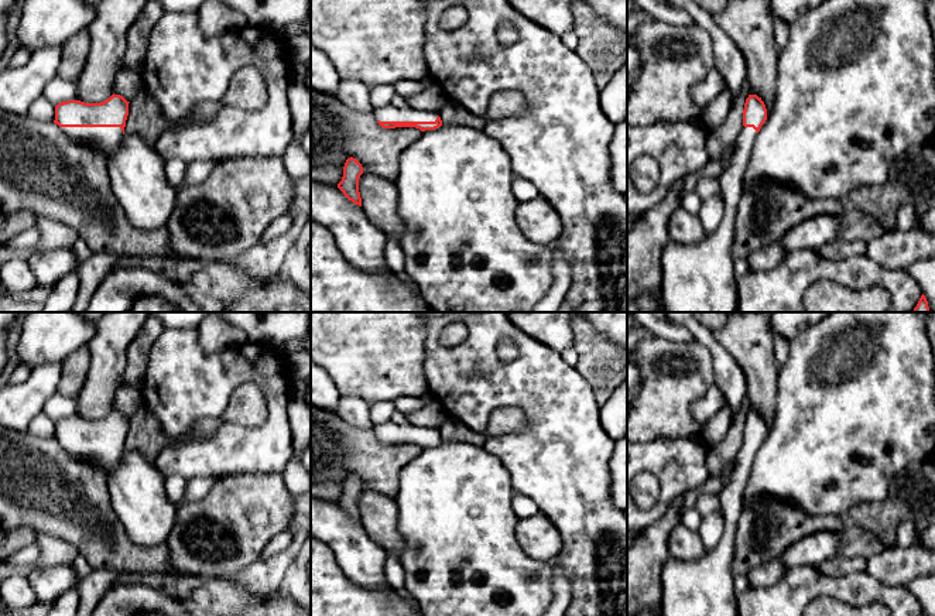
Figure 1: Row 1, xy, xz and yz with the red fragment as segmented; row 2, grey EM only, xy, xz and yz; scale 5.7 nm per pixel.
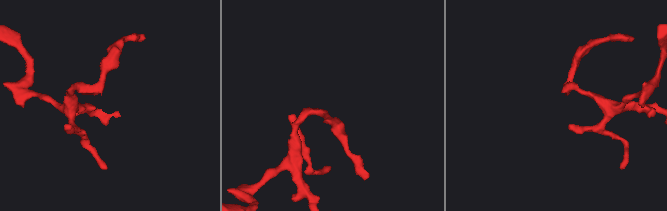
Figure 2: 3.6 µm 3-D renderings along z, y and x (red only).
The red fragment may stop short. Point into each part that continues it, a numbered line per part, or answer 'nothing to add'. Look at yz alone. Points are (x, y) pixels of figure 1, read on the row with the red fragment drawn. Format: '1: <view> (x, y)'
1: yz (699, 277)

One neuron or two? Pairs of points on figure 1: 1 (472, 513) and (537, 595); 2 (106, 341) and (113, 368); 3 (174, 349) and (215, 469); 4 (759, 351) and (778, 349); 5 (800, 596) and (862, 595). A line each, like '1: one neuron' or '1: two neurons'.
1: one neuron
2: one neuron
3: one neuron
4: two neurons
5: one neuron

